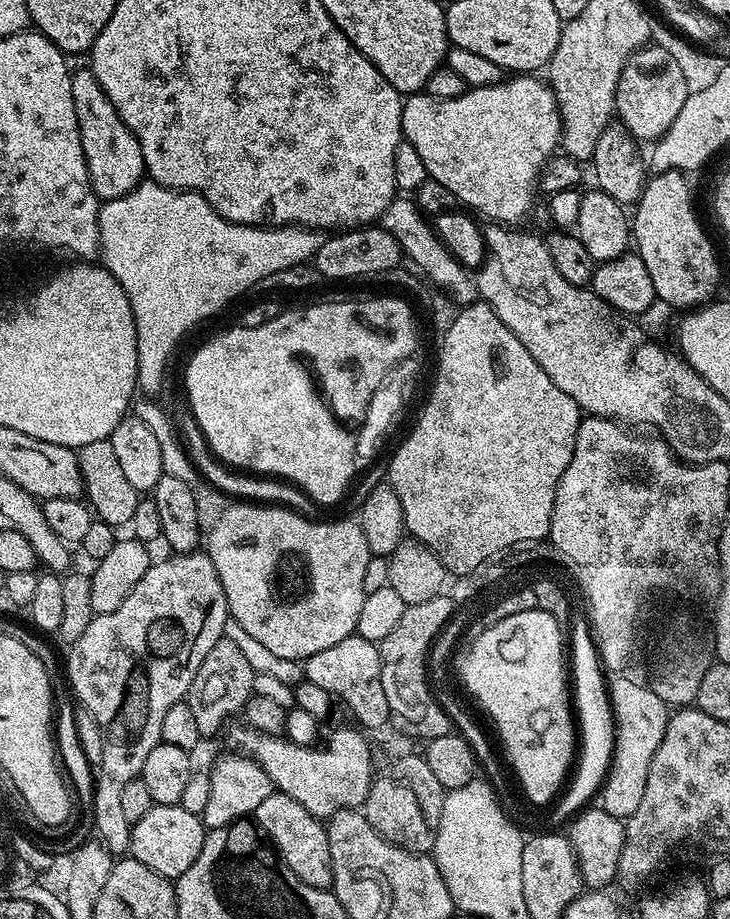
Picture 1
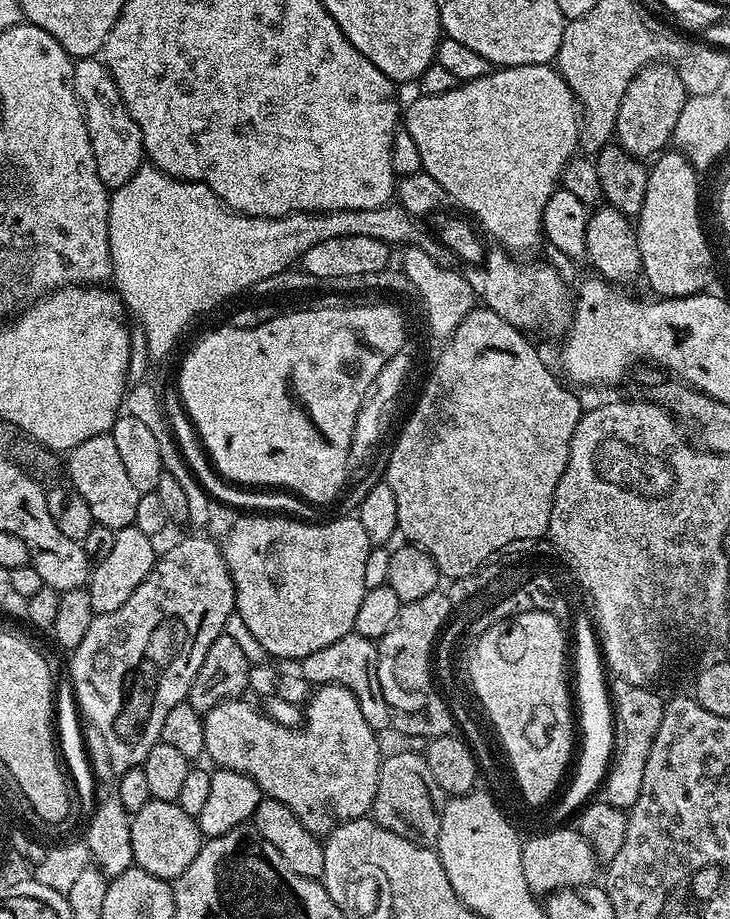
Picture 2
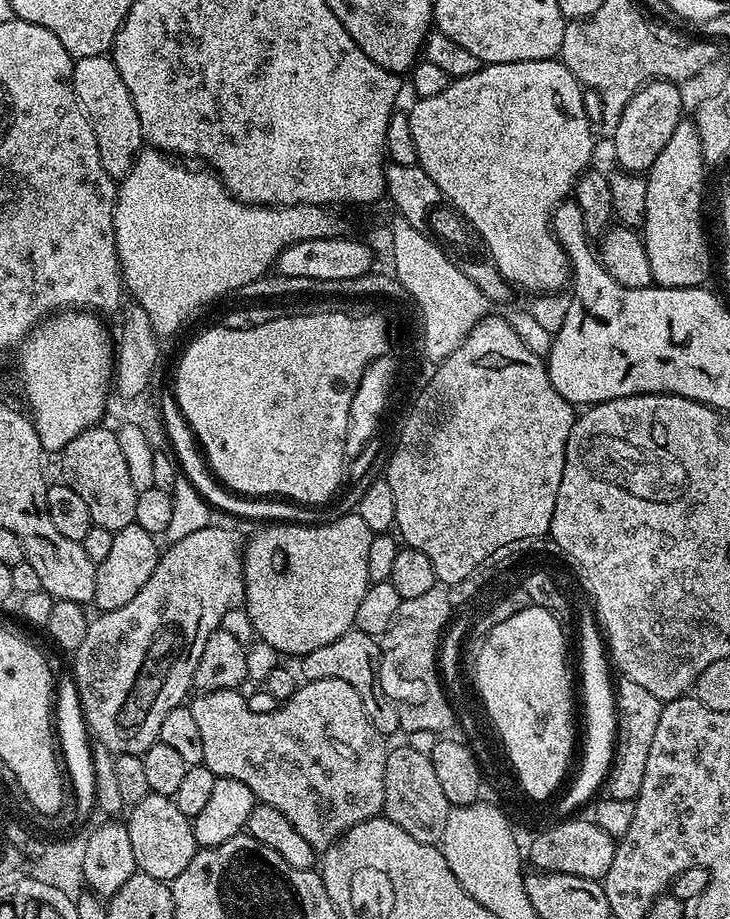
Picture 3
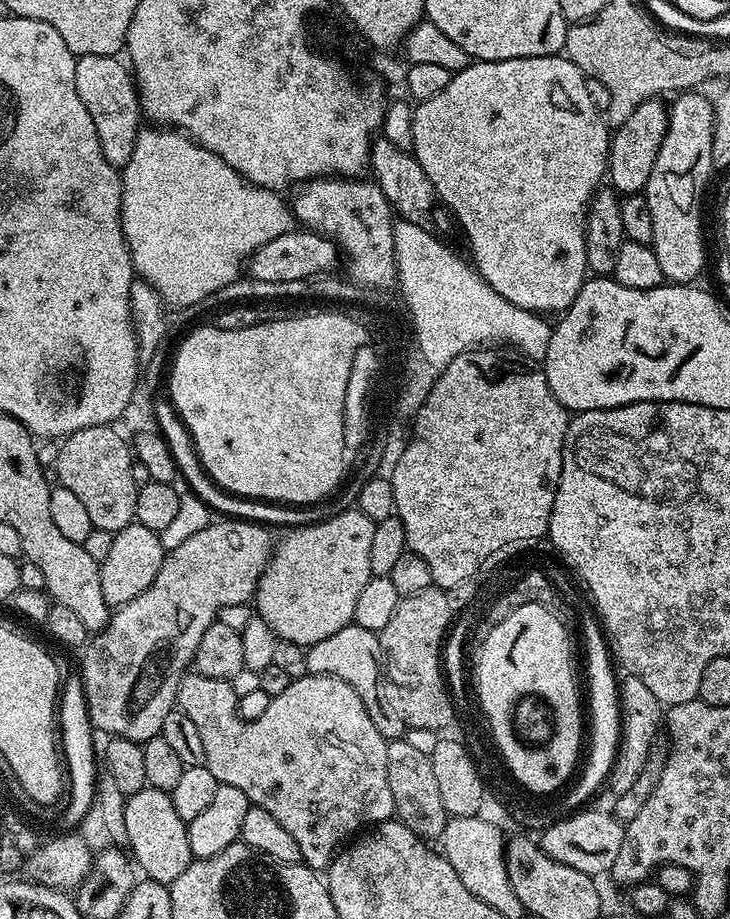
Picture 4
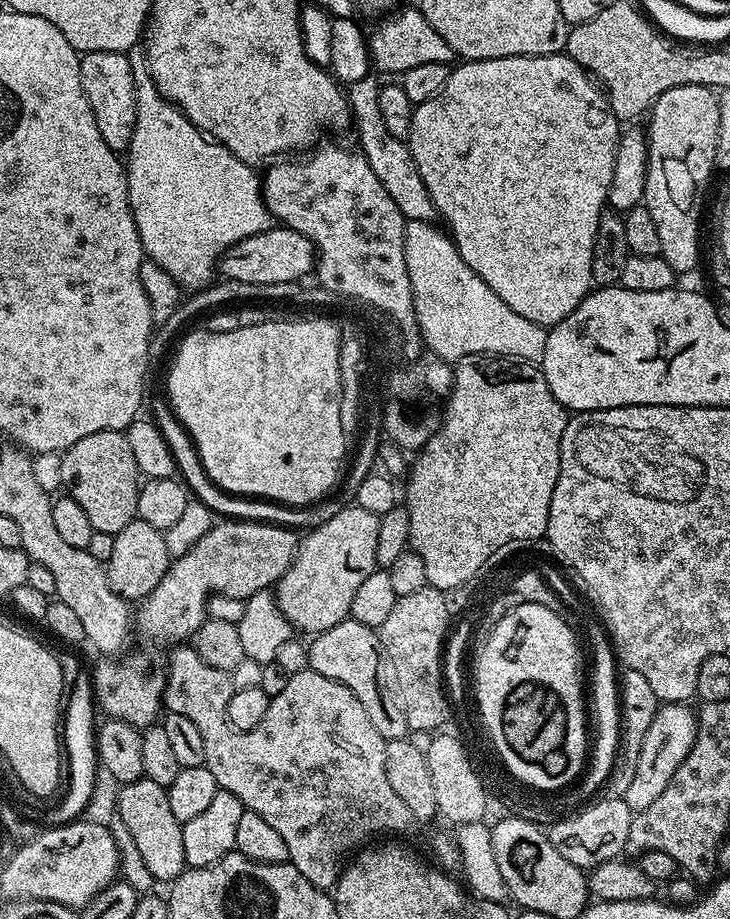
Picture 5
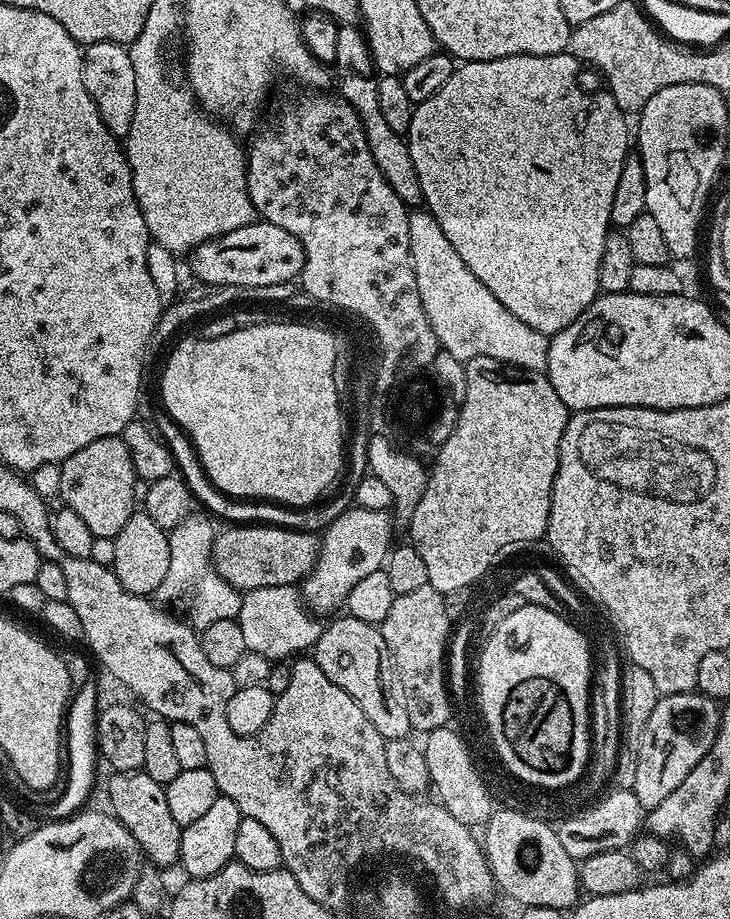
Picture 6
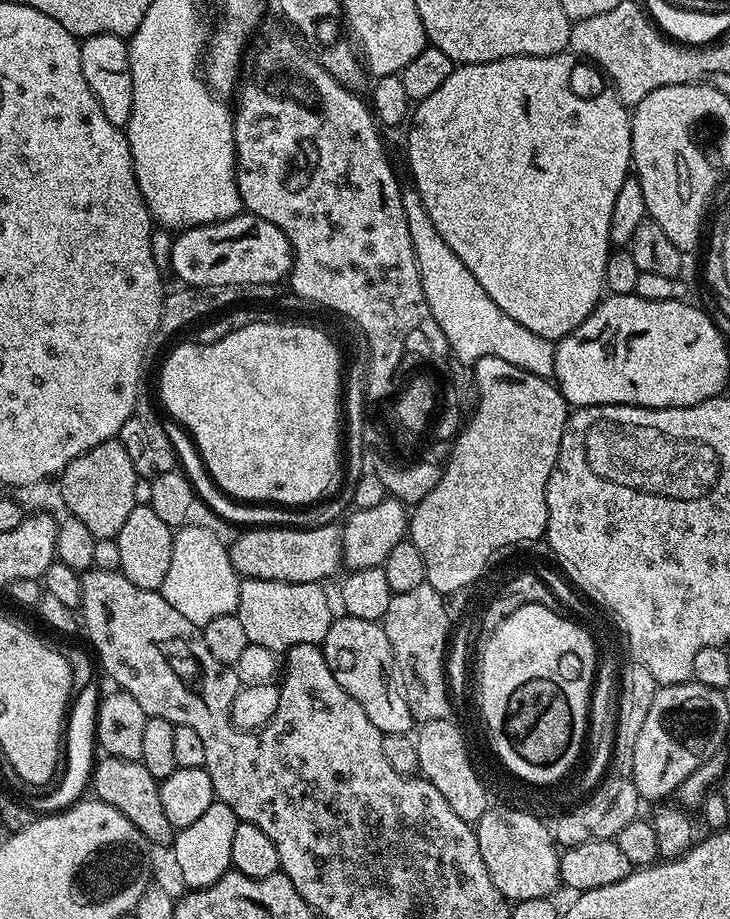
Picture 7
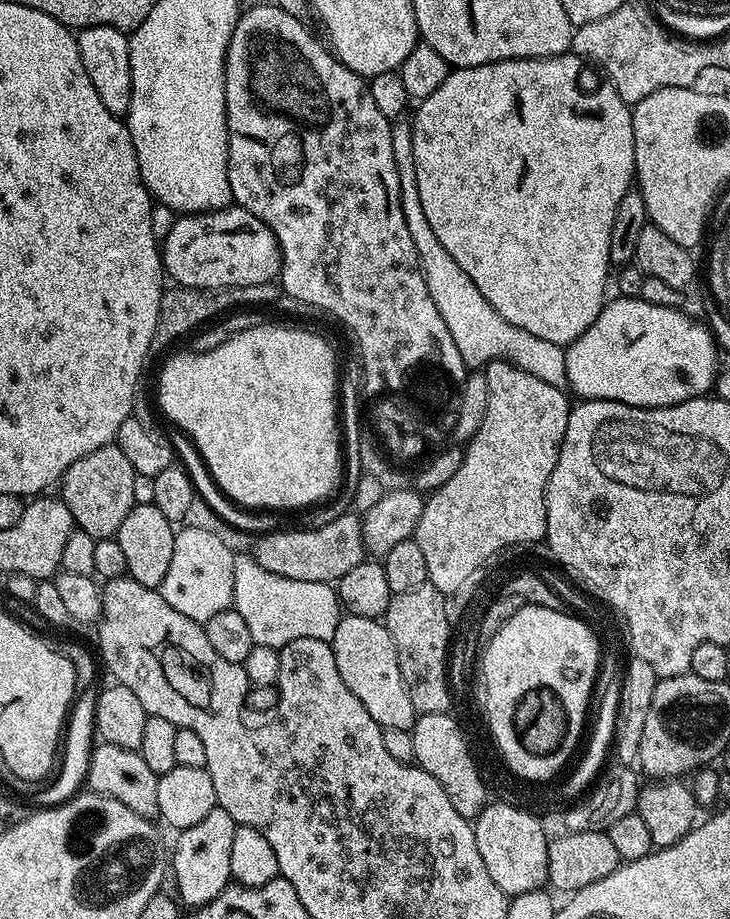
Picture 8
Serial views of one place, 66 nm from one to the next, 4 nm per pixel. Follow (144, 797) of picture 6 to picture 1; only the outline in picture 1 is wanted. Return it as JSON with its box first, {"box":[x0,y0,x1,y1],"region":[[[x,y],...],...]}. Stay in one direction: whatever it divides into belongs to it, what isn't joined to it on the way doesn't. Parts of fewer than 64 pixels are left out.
{"box":[130,803,205,882],"region":[[[180,803],[153,804],[150,810],[146,810],[146,815],[138,818],[138,822],[132,825],[130,856],[131,859],[142,862],[142,866],[150,866],[150,870],[154,870],[154,874],[175,882],[182,874],[186,874],[186,870],[190,870],[190,866],[194,866],[194,858],[198,858],[198,854],[202,854],[205,835],[203,819],[190,814],[190,810],[186,810]]]}

